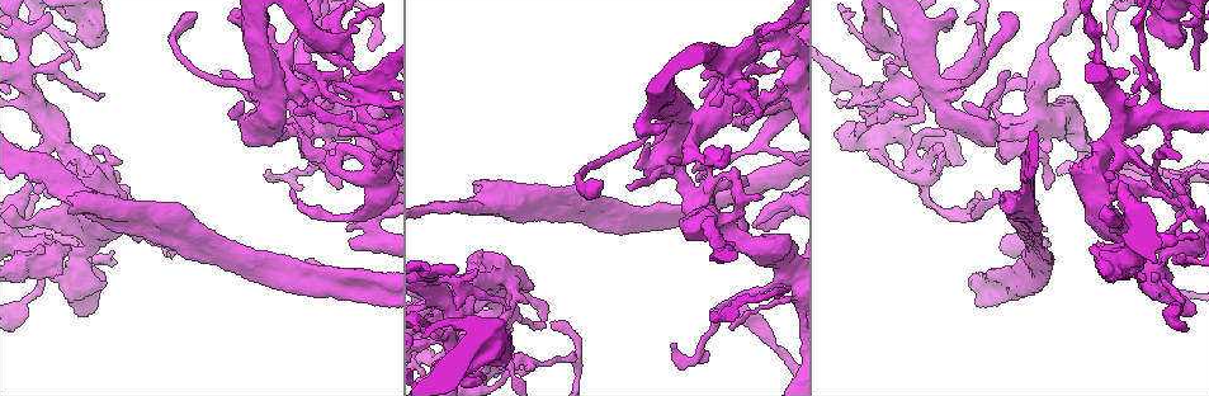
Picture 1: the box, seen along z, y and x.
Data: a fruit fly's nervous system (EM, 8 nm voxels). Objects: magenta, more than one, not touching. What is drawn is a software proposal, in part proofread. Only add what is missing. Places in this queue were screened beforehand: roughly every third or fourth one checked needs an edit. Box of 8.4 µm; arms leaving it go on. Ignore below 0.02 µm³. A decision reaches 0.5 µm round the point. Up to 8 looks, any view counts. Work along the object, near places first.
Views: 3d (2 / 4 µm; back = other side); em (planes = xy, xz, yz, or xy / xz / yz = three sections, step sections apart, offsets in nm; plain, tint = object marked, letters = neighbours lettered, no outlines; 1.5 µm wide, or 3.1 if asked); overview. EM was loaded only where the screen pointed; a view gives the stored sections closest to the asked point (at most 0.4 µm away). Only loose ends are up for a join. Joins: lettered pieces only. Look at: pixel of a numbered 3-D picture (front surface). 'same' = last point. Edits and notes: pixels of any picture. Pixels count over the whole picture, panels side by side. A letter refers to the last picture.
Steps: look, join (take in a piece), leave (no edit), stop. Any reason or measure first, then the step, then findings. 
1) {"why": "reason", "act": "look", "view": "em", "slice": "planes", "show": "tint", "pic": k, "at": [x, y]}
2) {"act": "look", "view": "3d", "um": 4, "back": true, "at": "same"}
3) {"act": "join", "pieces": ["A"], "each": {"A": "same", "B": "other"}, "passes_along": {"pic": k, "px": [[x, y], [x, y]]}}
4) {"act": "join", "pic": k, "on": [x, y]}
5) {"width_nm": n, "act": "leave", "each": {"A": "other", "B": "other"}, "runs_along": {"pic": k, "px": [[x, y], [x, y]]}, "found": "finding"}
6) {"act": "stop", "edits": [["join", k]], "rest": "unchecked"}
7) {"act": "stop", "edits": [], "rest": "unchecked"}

{"act": "look", "view": "3d", "um": 4, "pic": 1, "at": [728, 327]}

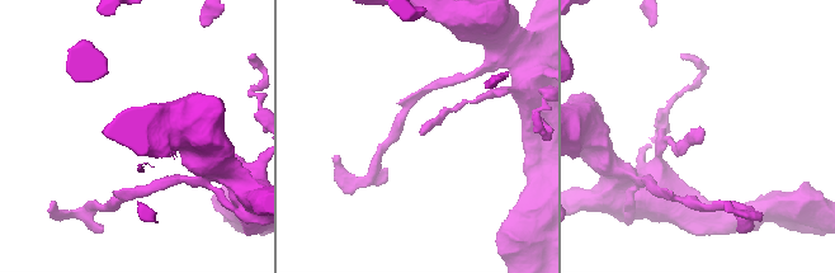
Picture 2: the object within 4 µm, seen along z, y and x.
{"why": "need the tissue", "act": "look", "view": "em", "slice": "planes", "show": "tint", "pic": 2, "at": [700, 131]}

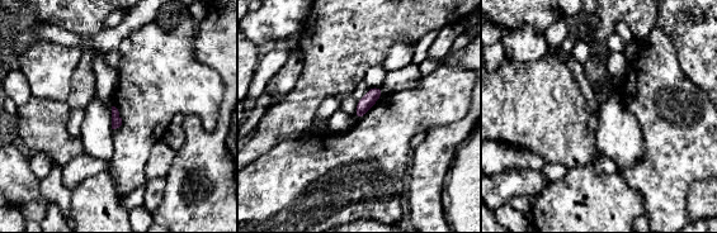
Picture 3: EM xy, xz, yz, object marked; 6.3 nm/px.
{"act": "look", "view": "em", "slice": "planes", "show": "letters", "at": "same"}

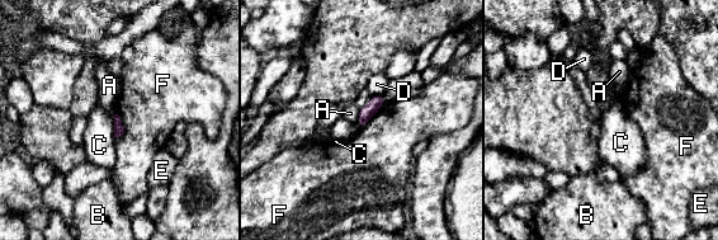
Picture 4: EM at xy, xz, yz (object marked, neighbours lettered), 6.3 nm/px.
{"act": "leave", "each": {"A": "other", "B": "other", "C": "other", "D": "other", "E": "other", "F": "other"}, "border": {"pic": 4, "px": [[360, 108], [355, 123]]}, "found": "no lettered piece goes on from it"}

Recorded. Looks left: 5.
{"why": "tapers out", "act": "look", "view": "3d", "um": 4, "pic": 1, "at": [775, 67]}

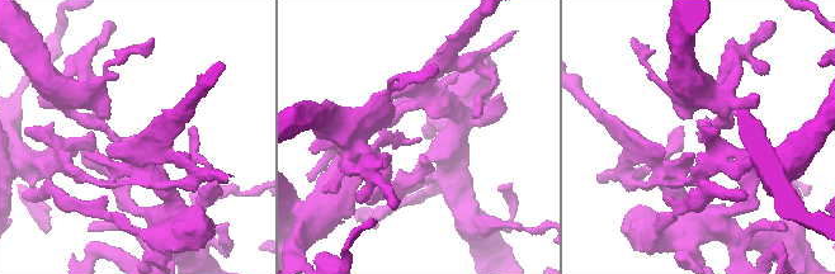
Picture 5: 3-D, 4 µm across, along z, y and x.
{"why": "now the EM", "act": "look", "view": "em", "slice": "planes", "show": "tint", "pic": 5, "at": [418, 137]}

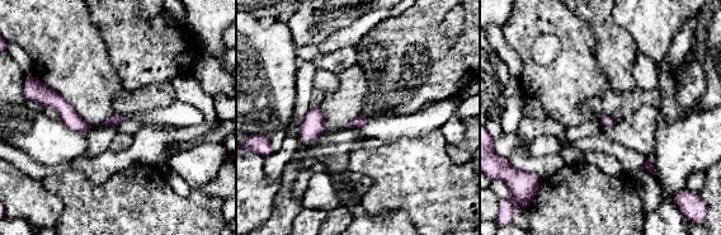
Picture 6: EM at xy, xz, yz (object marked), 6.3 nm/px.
{"act": "look", "view": "em", "slice": "planes", "show": "letters", "at": "same"}

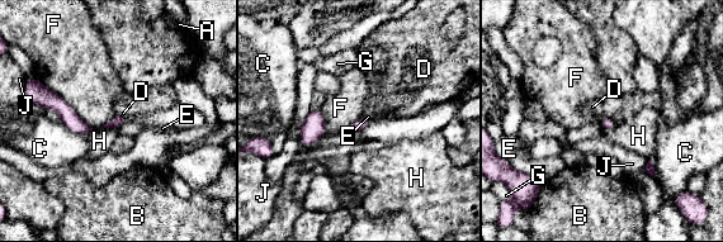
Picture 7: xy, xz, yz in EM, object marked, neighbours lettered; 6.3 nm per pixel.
{"act": "leave", "each": {"A": "other", "B": "other", "C": "other", "D": "other", "E": "other", "F": "other", "G": "other", "H": "other", "J": "other"}, "border": {"pic": 7, "px": [[38, 79], [94, 128]]}, "found": "no lettered piece goes on from it"}

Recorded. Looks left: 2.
{"why": "an open end", "act": "look", "view": "3d", "um": 2, "pic": 1, "at": [349, 241]}

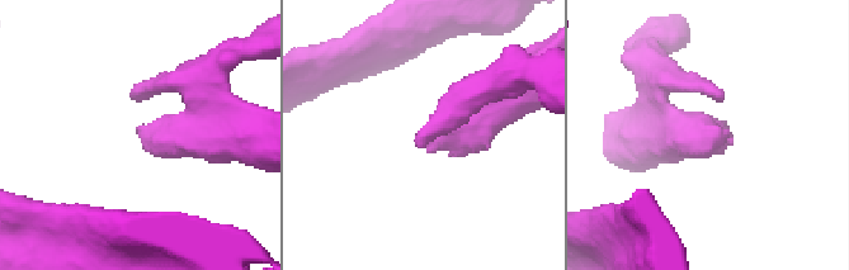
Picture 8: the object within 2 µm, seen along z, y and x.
{"why": "shape alone is not enough", "act": "look", "view": "em", "slice": "planes", "show": "letters", "pic": 8, "at": [430, 152]}

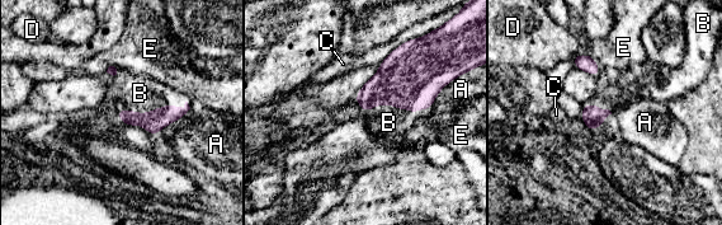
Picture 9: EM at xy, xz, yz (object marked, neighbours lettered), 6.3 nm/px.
{"longest_contact_nm": ["B", 460], "act": "join", "pieces": ["B"], "each": {"A": "other", "B": "same", "C": "other", "D": "other", "E": "other"}, "found": "the cell continues"}

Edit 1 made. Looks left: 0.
{"act": "stop", "edits": [["join", 9]], "rest": "unchecked"}

